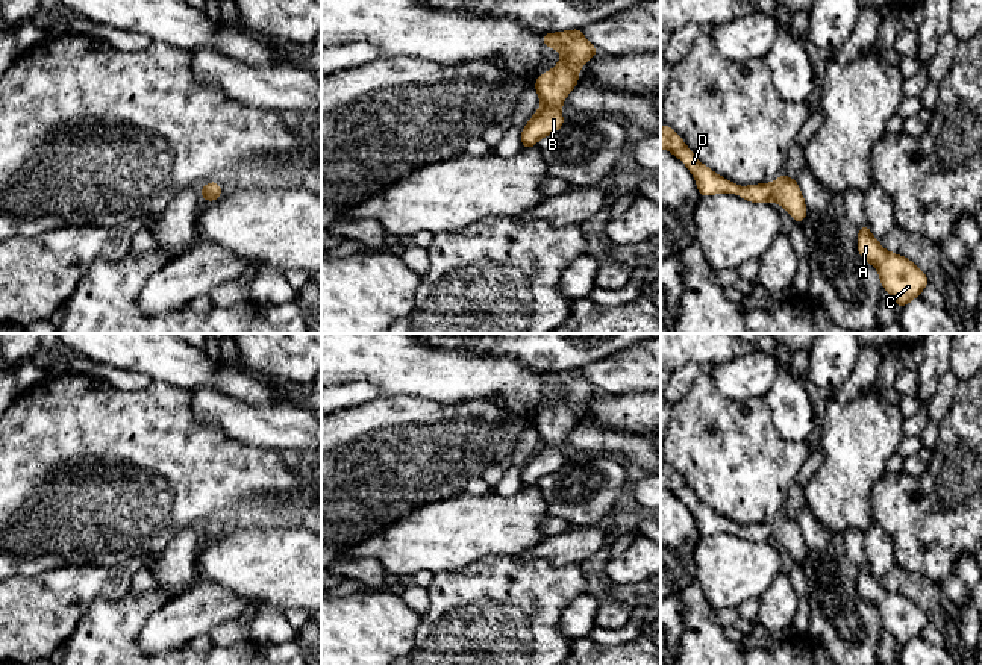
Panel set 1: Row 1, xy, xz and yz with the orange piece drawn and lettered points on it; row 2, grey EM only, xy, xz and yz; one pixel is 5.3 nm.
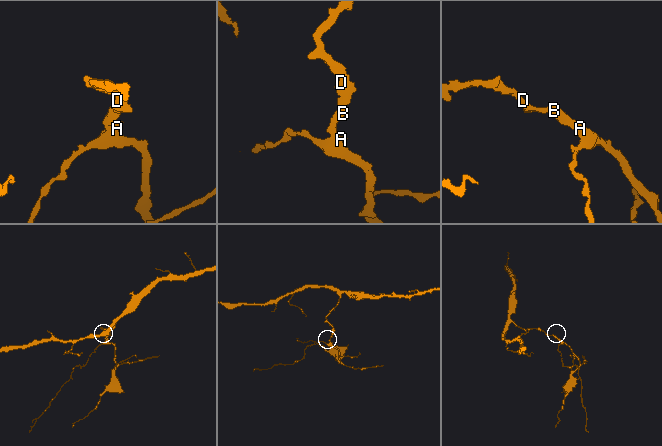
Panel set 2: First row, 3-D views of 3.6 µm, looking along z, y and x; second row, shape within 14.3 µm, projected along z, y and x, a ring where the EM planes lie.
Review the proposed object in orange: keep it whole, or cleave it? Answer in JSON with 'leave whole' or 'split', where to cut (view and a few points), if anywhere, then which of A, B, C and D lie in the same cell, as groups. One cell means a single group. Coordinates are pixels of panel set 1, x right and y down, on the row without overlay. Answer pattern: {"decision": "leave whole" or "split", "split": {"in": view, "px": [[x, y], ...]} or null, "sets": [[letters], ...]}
{"decision": "leave whole", "split": null, "sets": [["A", "B", "C", "D"]]}

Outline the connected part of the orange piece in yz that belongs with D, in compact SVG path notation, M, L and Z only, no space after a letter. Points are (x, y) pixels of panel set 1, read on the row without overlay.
M668 464L661 465L661 488L671 491L688 506L702 536L736 532L741 538L752 542L774 541L783 545L797 564L808 554L799 523L787 514L780 514L773 523L740 527L735 521L718 515L709 506L700 503L683 479Z

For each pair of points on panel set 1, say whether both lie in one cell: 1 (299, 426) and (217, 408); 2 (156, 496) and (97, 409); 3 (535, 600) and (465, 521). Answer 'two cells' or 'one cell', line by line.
1: one cell
2: one cell
3: two cells

